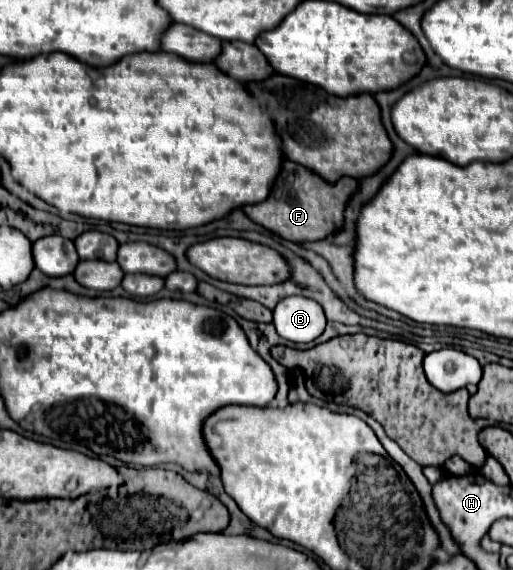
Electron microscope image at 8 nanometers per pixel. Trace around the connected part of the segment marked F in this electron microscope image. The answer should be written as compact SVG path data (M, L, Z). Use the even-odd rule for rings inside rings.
M284 163L282 175L278 177L278 187L288 187L288 191L272 191L266 201L256 205L246 205L246 215L266 229L278 233L280 237L294 241L294 243L306 243L306 241L320 241L328 235L334 235L344 225L344 209L348 199L358 191L358 179L342 177L338 183L330 185L310 169L298 165L298 163Z

